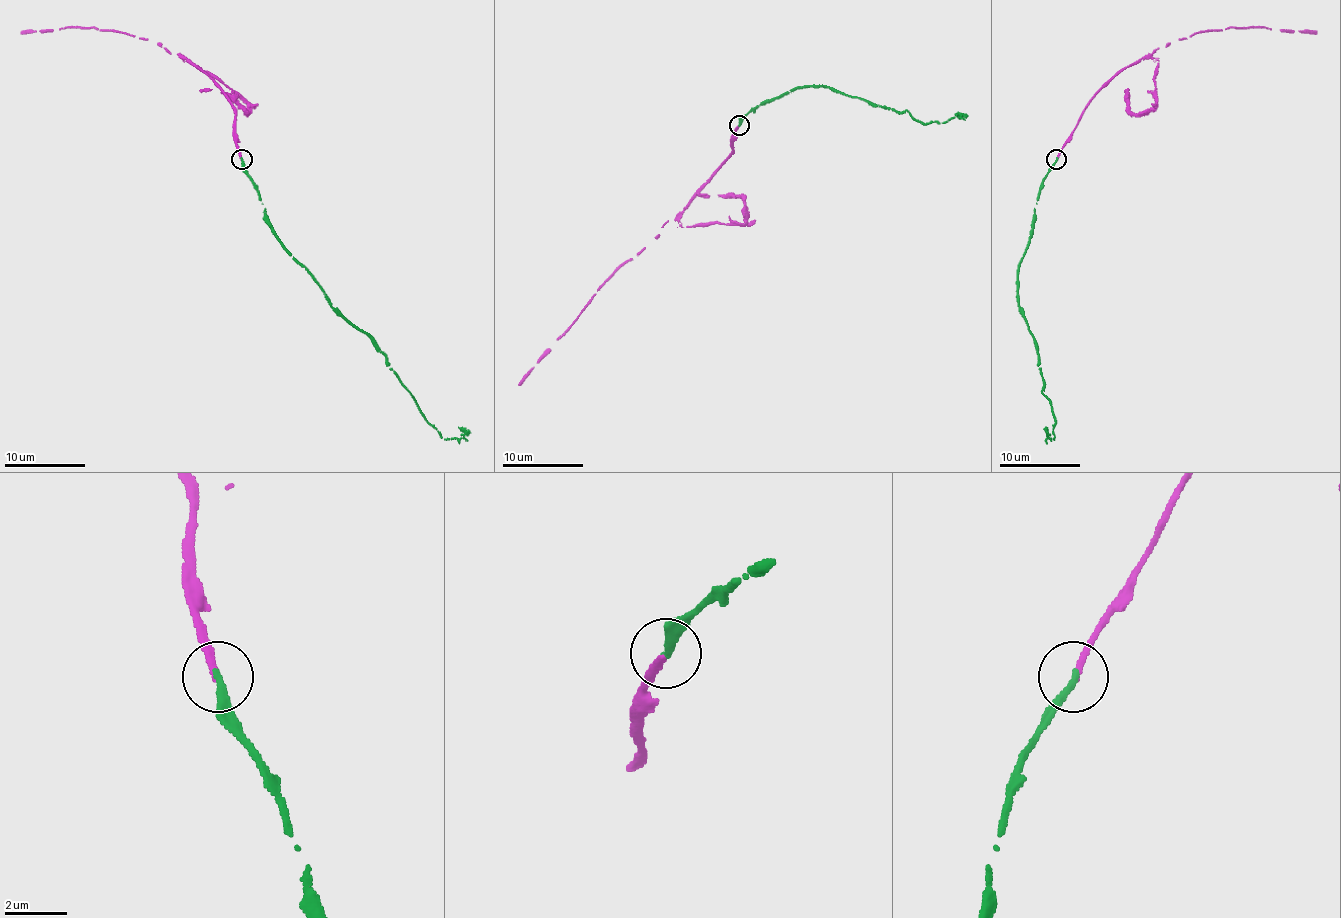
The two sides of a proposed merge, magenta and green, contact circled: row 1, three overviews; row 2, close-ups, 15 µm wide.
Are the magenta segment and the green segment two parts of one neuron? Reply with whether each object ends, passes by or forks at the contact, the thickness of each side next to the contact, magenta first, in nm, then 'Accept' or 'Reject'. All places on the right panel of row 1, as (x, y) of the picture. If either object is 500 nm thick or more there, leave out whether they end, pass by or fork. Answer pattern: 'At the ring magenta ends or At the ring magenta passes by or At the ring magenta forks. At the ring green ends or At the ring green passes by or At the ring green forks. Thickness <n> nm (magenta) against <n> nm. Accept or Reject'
At the ring magenta ends. At the ring green ends. Thickness 200 nm (magenta) against 280 nm. Accept

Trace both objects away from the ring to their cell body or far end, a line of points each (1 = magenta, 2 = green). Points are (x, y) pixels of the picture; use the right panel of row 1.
1: (1058, 160), (1084, 107), (1124, 68), (1169, 42), (1197, 32), (1228, 28), (1313, 30), (1317, 34)
2: (1056, 160), (1039, 188), (1029, 245), (1017, 275), (1017, 299), (1035, 340), (1054, 439), (1048, 439), (1045, 427)

